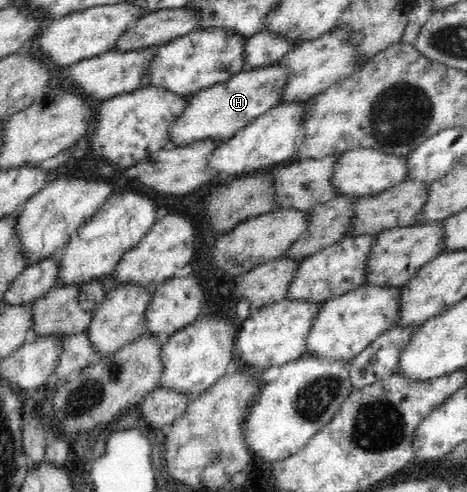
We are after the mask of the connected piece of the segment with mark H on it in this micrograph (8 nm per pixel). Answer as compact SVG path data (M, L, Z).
M277 61L263 67L245 68L230 77L229 81L198 91L189 99L187 107L176 117L174 124L170 127L172 143L176 147L181 147L193 141L231 139L234 133L250 121L281 104L287 76L284 67Z

